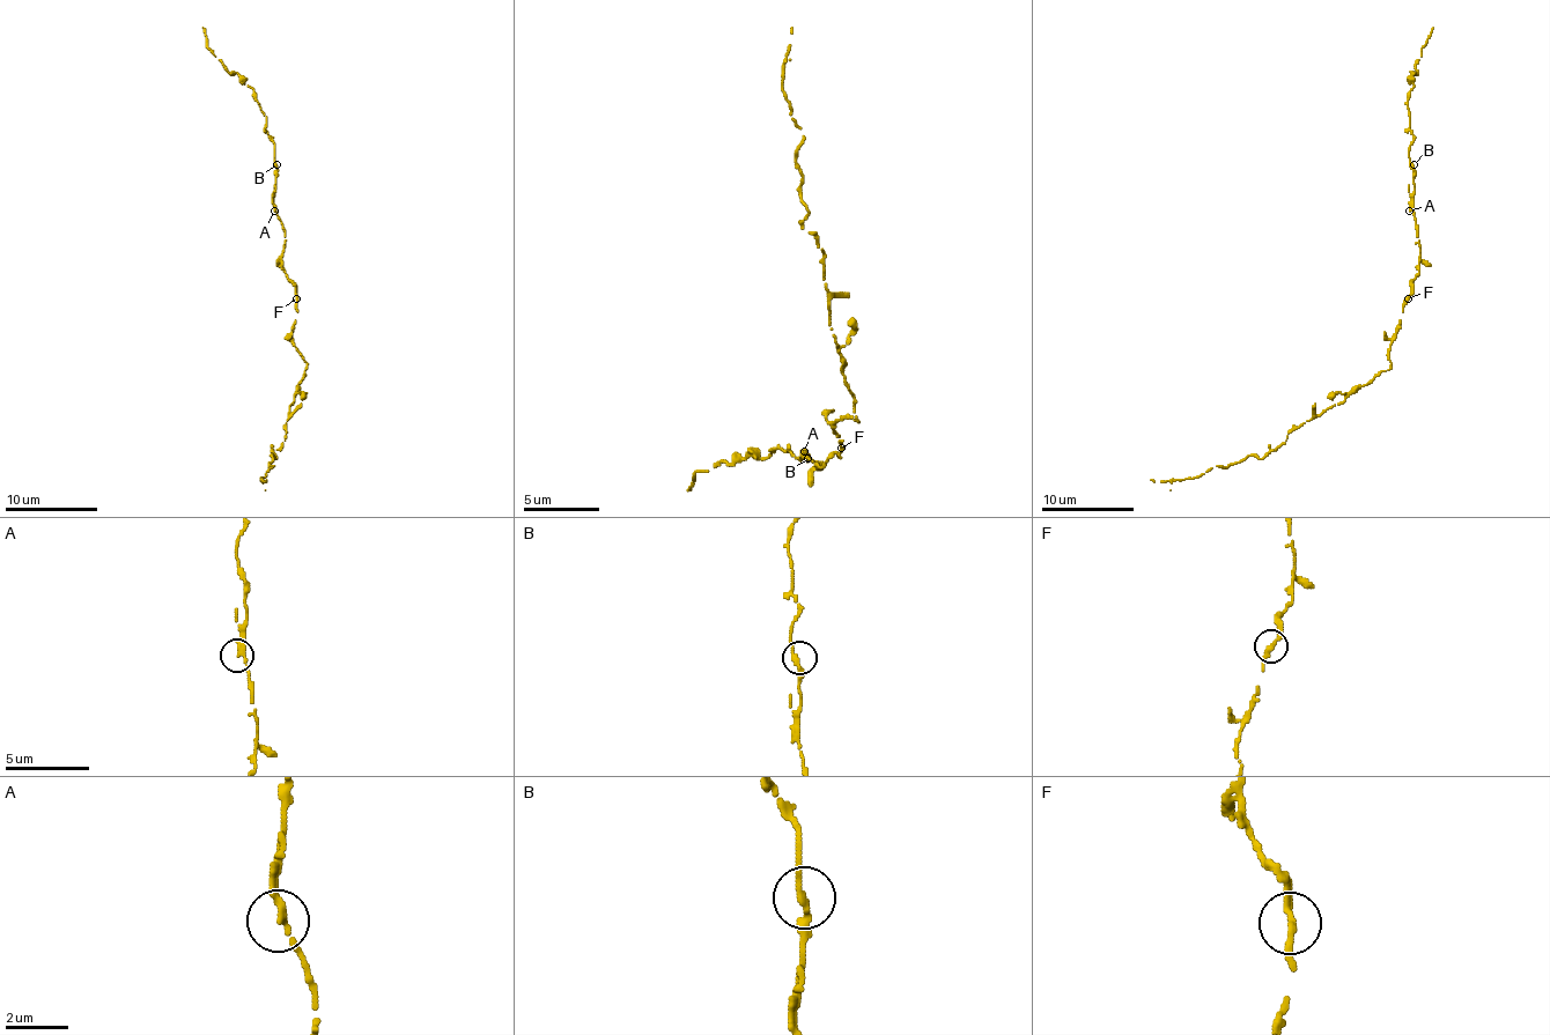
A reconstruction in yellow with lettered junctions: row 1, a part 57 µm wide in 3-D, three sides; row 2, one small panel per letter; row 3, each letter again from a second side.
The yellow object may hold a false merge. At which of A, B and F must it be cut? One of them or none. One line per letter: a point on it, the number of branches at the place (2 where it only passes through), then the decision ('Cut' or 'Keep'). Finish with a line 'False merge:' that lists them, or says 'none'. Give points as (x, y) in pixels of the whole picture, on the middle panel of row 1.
A: Place: (804, 451). Branches: 2. Keep
B: Place: (807, 458). Branches: 2. Keep
F: Place: (841, 448). Branches: 2. Keep
False merge: none

